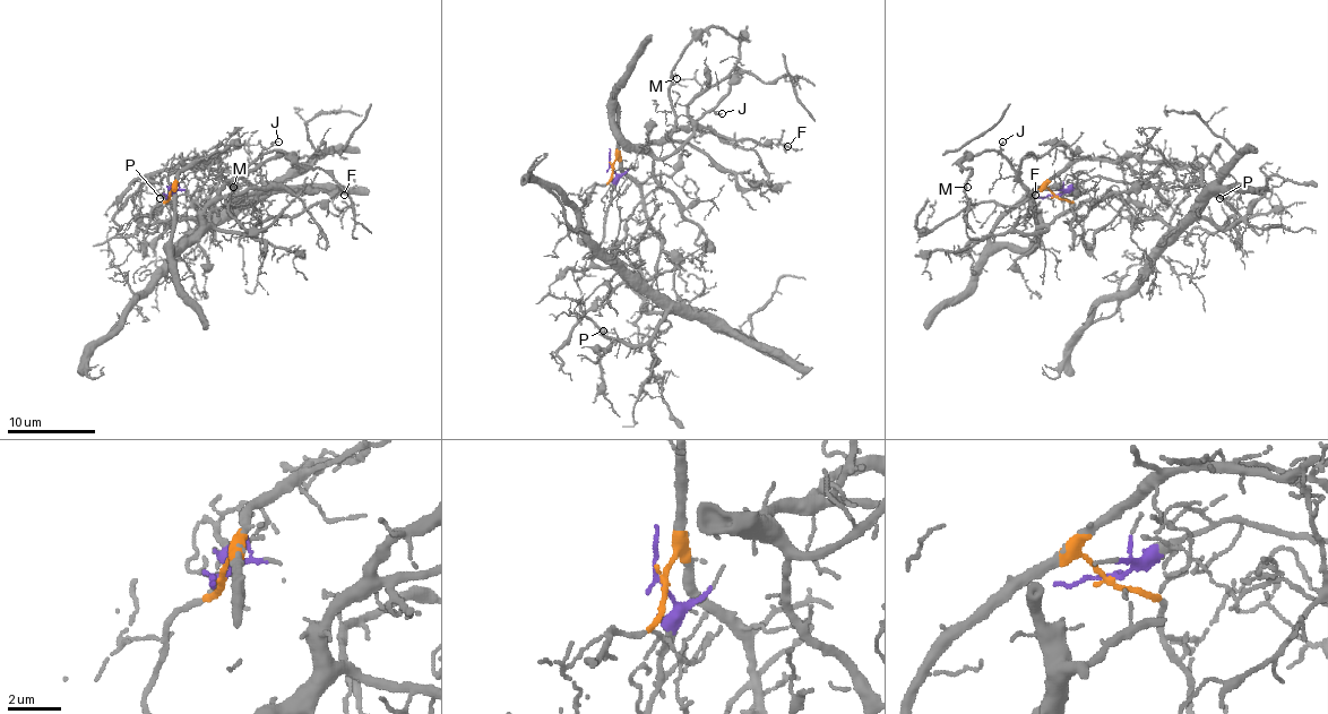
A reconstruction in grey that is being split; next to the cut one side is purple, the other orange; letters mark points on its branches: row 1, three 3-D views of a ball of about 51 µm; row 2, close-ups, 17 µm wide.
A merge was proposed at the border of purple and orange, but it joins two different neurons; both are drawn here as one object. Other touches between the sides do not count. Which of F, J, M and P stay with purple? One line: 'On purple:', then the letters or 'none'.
On purple: P

